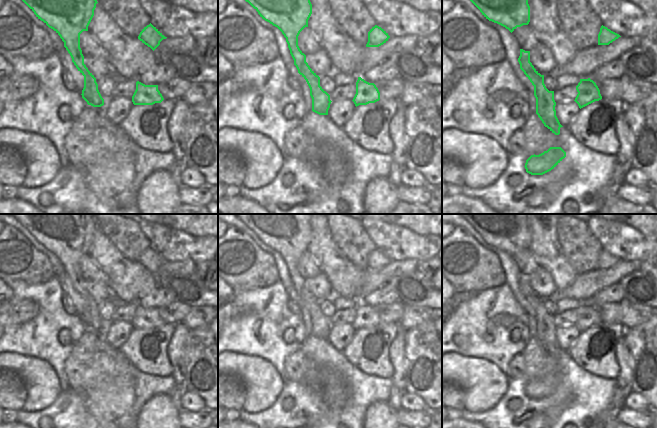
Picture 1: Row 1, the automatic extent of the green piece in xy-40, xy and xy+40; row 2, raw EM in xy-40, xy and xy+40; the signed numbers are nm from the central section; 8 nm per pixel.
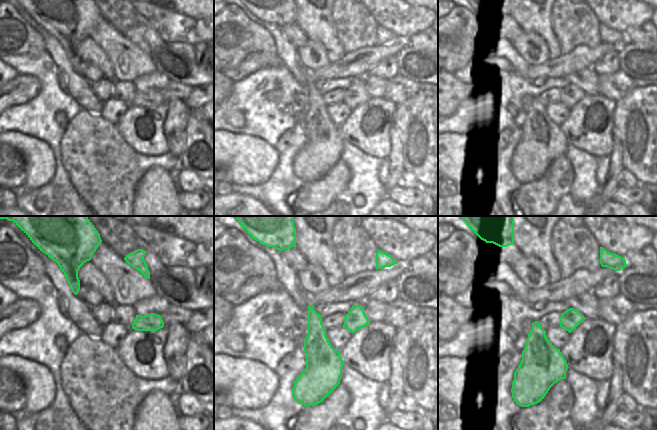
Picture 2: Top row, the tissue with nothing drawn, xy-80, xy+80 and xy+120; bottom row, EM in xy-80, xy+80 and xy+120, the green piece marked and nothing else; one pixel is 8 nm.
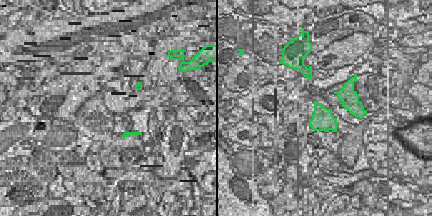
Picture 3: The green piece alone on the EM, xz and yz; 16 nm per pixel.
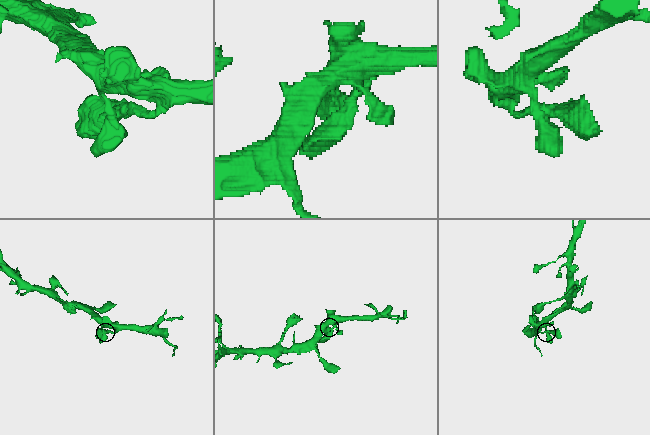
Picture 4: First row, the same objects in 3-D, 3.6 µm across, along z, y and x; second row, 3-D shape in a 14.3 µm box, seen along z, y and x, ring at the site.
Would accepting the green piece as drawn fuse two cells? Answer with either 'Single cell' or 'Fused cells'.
Single cell.

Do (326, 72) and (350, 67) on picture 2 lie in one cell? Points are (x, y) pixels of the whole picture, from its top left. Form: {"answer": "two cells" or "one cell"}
{"answer": "one cell"}

